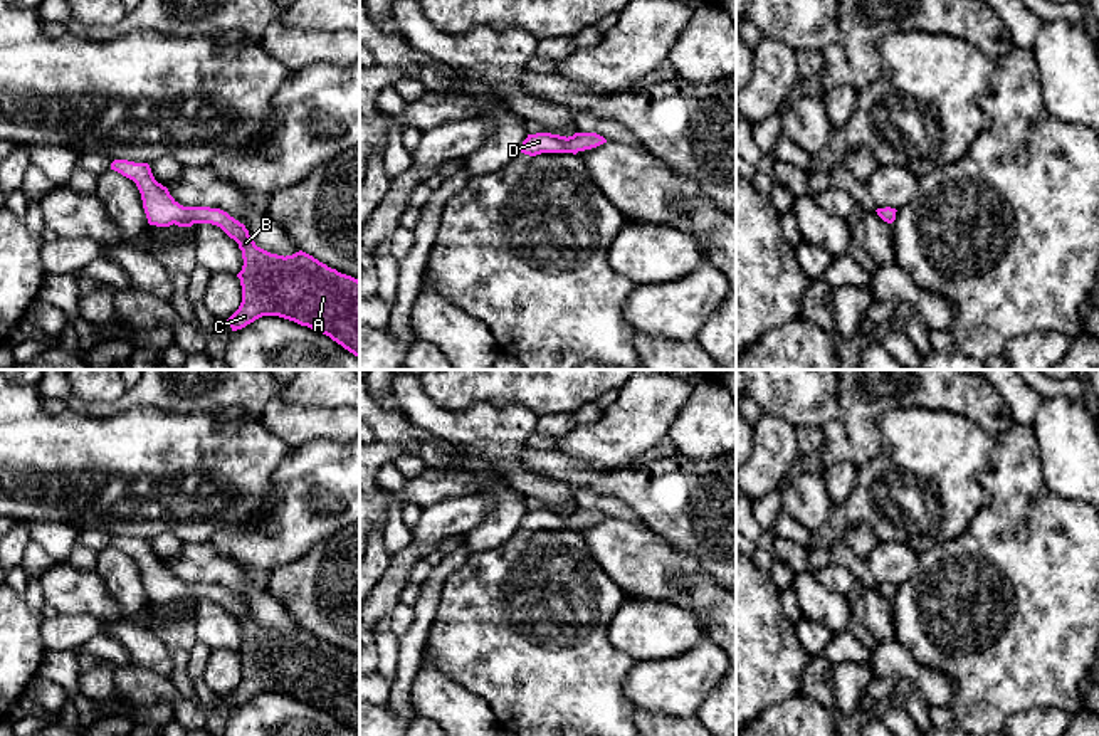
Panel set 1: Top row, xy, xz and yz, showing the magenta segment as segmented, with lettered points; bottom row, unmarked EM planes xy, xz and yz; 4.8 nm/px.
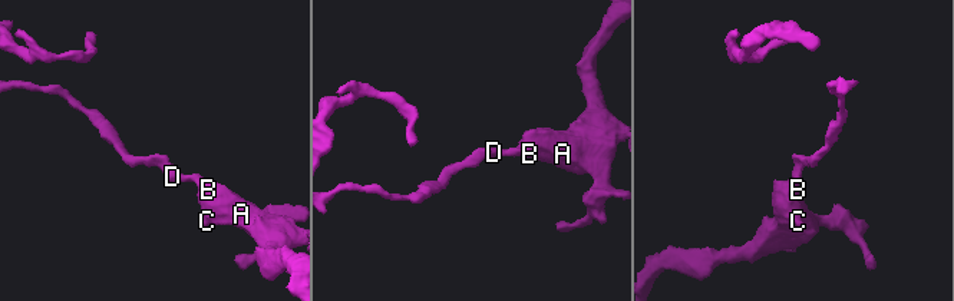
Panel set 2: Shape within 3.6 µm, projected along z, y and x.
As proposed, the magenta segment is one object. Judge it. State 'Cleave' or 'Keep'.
Keep

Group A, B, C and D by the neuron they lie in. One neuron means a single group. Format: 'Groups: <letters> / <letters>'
Groups: A B C D

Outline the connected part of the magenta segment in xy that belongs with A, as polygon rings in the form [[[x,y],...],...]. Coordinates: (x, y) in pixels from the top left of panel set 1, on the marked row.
[[[114,160],[111,170],[136,183],[150,225],[212,223],[239,244],[244,259],[237,274],[242,302],[227,319],[232,331],[262,316],[279,316],[329,336],[360,358],[358,279],[302,250],[284,257],[257,247],[245,225],[220,208],[180,205],[168,188],[155,180],[148,163]]]

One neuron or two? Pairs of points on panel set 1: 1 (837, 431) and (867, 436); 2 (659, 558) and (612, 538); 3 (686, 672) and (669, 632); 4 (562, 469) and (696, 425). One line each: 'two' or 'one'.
1: one
2: one
3: two
4: two

